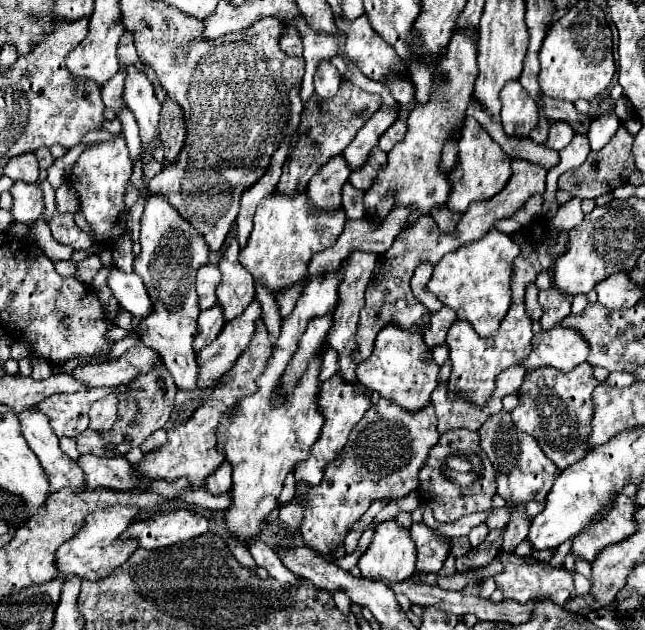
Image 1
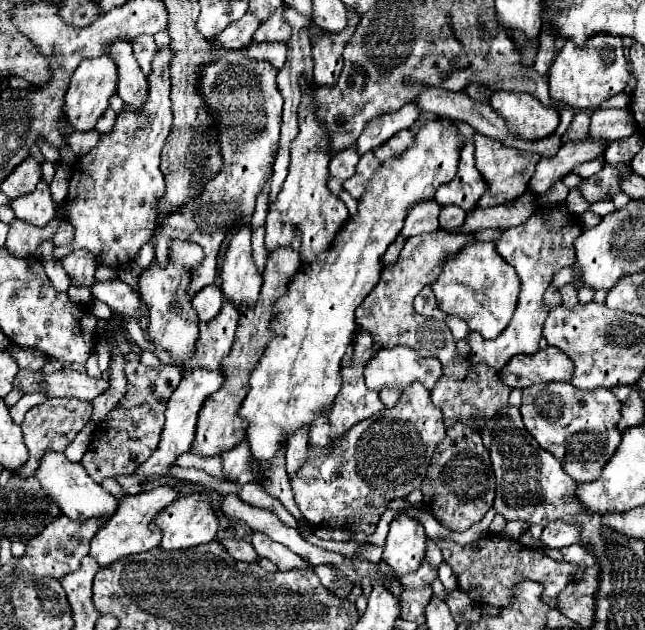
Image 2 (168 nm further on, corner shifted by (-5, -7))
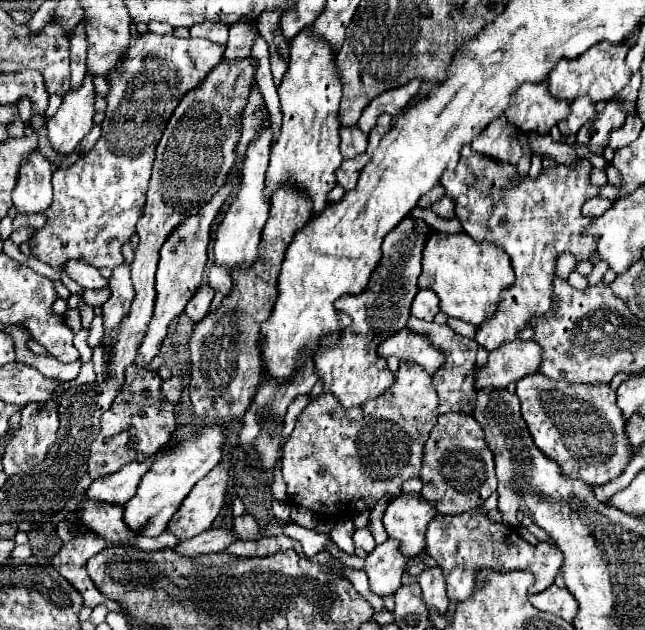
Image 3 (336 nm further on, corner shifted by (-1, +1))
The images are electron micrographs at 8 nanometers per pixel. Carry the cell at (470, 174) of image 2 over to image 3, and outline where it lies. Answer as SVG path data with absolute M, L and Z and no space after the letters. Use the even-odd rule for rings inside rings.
M463 149L455 171L449 177L441 177L445 193L455 201L455 215L459 217L467 235L475 241L487 241L503 249L515 269L515 285L499 299L495 317L477 327L477 343L493 351L505 341L519 339L519 333L529 327L535 315L551 309L555 261L559 253L571 253L581 261L595 255L595 239L583 237L583 229L591 219L581 215L581 207L587 199L599 193L589 181L591 165L581 161L575 167L557 165L545 169L539 179L521 179L511 165L497 161L481 161L481 155L473 149Z

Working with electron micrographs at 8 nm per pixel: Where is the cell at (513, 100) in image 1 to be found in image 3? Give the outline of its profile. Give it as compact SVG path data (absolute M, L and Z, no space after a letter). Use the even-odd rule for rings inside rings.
M527 83L515 89L511 105L505 109L507 121L521 131L549 133L563 117L567 117L569 103L551 97L547 83Z

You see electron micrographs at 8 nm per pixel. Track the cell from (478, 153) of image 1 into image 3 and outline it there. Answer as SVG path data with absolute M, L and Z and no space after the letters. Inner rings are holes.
M502 115L491 121L487 129L483 129L483 133L471 143L471 149L495 161L509 163L517 169L519 177L527 177L531 165L531 151L520 134L520 129Z

